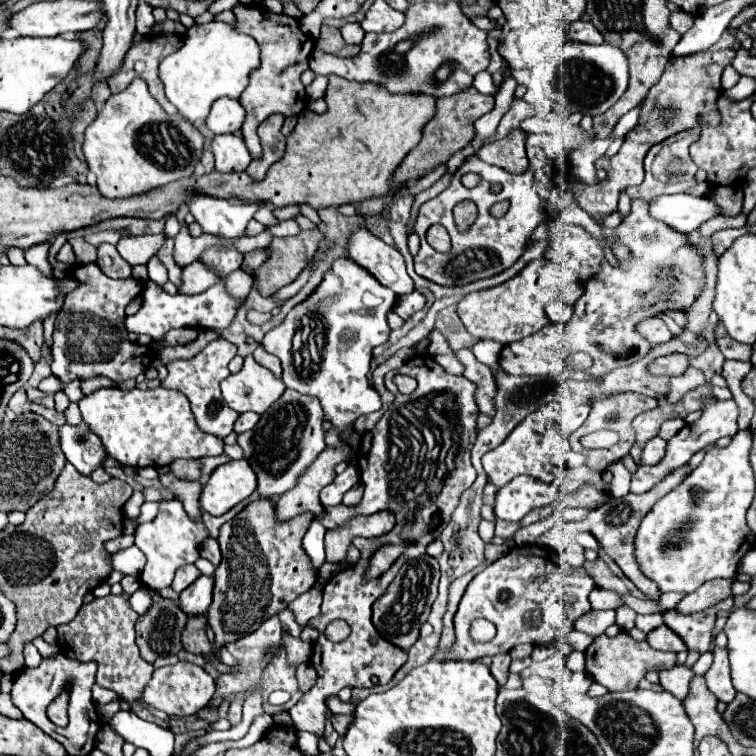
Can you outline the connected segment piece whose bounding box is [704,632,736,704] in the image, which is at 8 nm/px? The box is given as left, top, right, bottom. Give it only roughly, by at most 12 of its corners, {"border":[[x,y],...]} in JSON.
{"border":[[726,634],[714,638],[714,662],[704,674],[710,692],[732,702]]}

